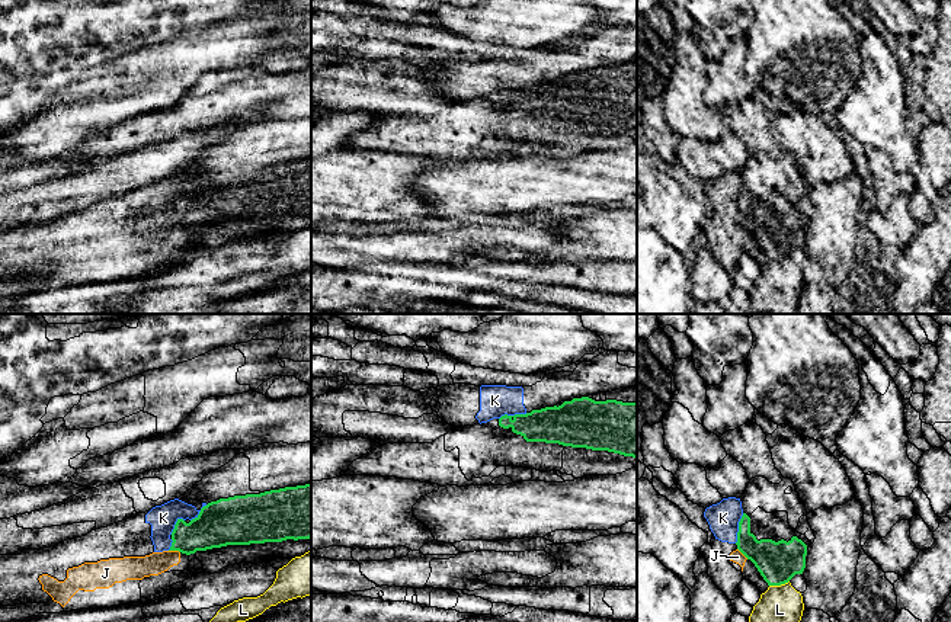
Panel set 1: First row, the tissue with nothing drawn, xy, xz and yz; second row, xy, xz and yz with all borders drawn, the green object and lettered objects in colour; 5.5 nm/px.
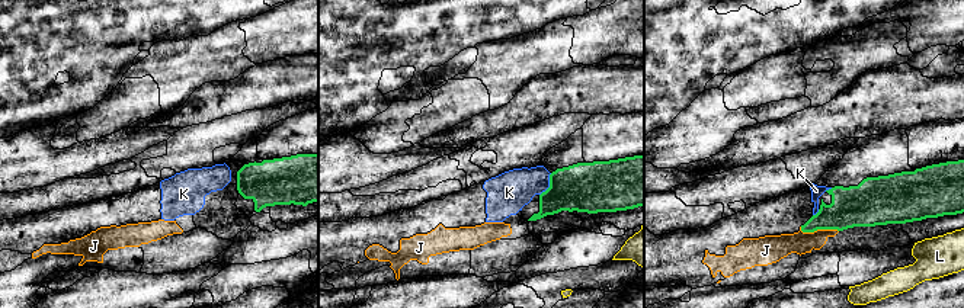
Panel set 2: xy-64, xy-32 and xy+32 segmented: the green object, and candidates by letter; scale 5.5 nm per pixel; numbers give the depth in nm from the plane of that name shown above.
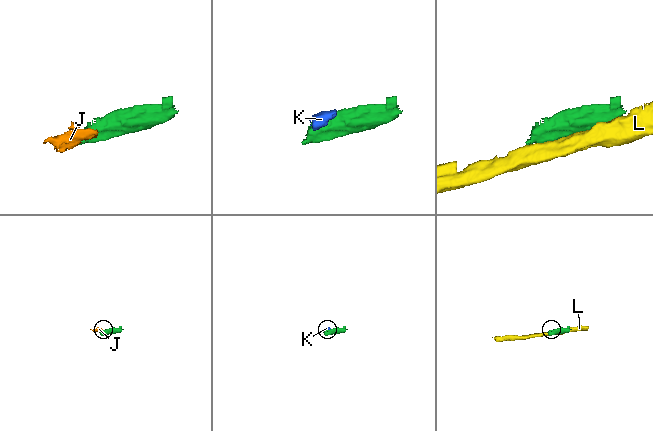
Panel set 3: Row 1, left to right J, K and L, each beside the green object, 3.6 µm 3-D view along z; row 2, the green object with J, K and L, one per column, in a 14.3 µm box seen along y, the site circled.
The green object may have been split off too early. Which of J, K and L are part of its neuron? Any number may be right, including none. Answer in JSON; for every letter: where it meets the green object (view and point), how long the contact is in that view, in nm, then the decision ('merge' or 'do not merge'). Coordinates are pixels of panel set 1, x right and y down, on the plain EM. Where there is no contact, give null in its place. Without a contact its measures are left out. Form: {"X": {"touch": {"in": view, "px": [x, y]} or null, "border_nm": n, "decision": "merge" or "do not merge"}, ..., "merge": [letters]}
{"J": {"touch": {"in": "xy", "px": [175, 224]}, "border_nm": 70, "decision": "do not merge"}, "K": {"touch": {"in": "yz", "px": [739, 202]}, "border_nm": 180, "decision": "do not merge"}, "L": {"touch": {"in": "yz", "px": [778, 259]}, "border_nm": 120, "decision": "do not merge"}, "merge": []}

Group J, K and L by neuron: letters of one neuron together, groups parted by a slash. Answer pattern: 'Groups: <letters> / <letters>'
Groups: J K / L

